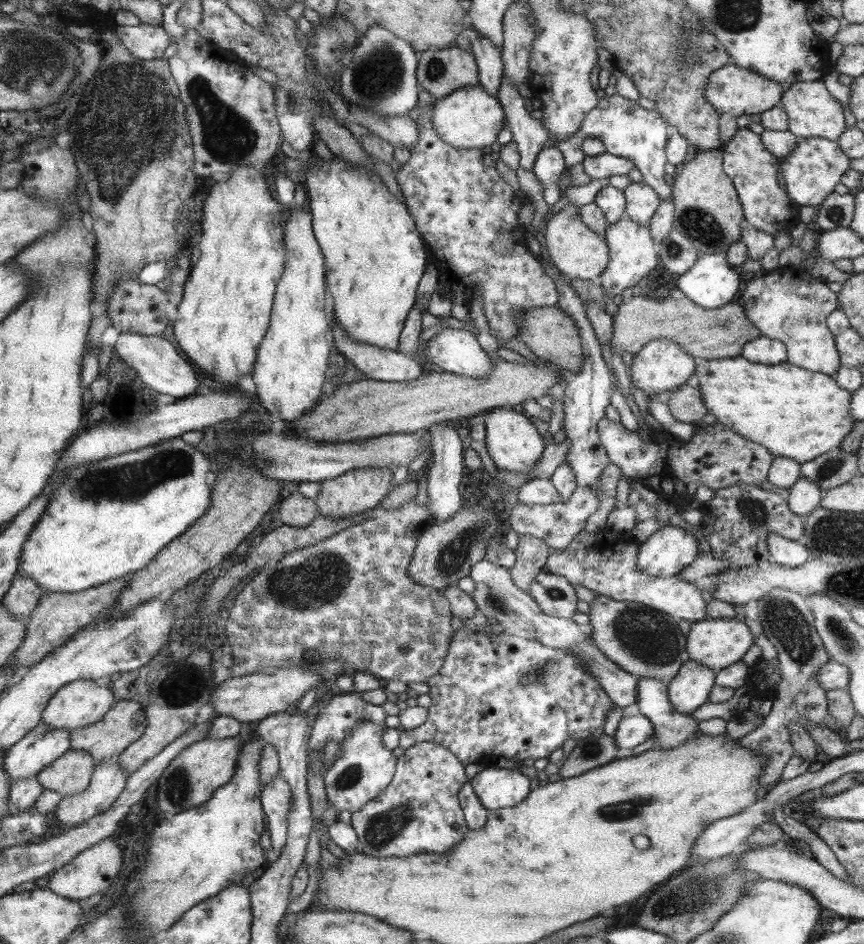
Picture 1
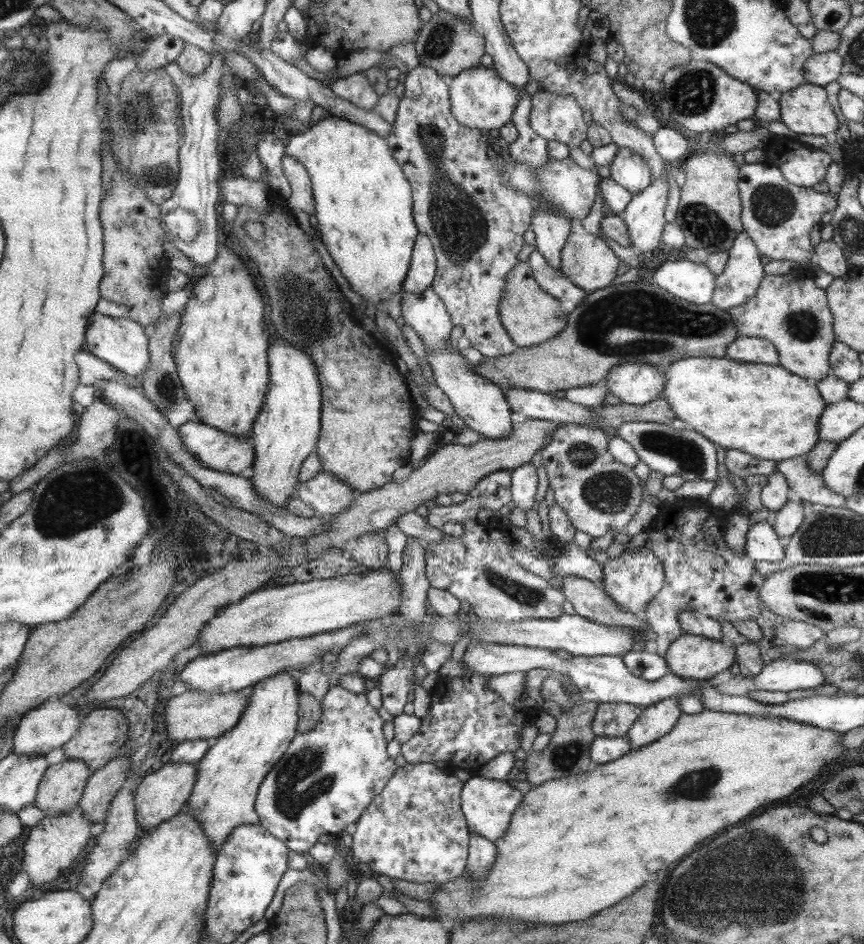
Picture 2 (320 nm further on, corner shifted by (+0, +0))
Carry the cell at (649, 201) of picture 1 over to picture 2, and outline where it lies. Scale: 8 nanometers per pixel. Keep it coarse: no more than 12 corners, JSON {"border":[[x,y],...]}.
{"border":[[619,147],[610,179],[632,195],[652,182],[644,158]]}

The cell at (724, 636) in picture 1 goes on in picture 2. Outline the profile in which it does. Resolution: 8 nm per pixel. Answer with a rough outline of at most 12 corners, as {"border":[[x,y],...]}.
{"border":[[683,634],[664,652],[668,670],[708,680],[733,662],[732,644]]}

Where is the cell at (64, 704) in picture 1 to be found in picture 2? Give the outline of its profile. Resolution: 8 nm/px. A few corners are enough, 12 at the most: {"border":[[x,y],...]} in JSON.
{"border":[[52,697],[13,738],[19,755],[45,756],[80,732],[74,707]]}

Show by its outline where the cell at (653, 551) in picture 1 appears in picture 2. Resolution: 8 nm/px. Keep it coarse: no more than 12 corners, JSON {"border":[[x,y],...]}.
{"border":[[633,548],[600,563],[601,587],[636,614],[664,586],[663,562]]}

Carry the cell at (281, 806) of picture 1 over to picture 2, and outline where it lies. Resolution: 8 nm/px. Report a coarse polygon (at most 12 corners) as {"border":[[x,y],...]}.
{"border":[[366,693],[319,720],[260,782],[289,851],[351,828],[397,768]]}

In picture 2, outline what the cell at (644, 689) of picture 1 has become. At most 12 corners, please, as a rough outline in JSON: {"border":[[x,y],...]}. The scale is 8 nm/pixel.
{"border":[[631,650],[621,656],[636,677],[653,682],[668,670],[657,653]]}

